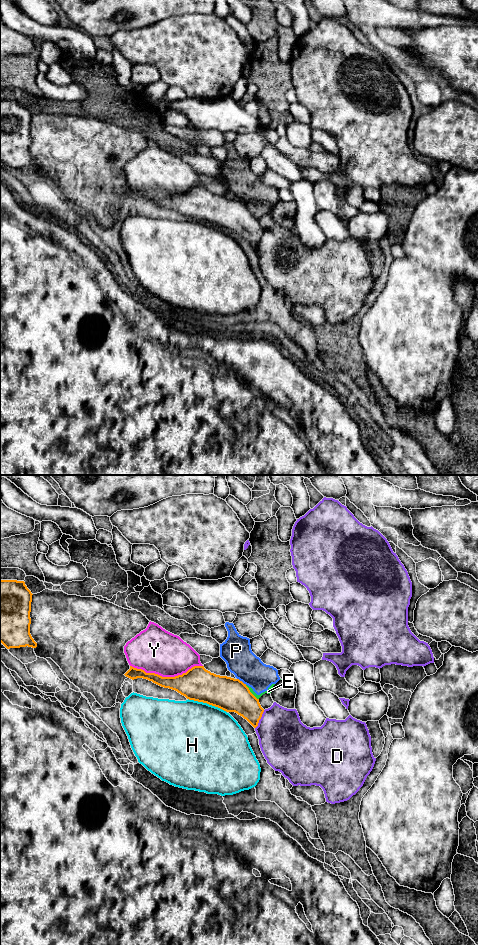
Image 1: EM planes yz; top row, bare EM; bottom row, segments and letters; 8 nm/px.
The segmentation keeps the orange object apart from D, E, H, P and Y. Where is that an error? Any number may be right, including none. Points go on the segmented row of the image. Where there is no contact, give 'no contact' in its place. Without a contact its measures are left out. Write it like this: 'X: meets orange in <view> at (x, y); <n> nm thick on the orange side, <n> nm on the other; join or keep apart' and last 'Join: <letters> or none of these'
D: meets orange in yz at (260, 718); 220 nm thick on the orange side, 400 nm on the other; keep apart
E: meets orange in yz at (250, 692); 280 nm thick on the orange side, 40 nm on the other; keep apart
H: meets orange in yz at (207, 703); 280 nm thick on the orange side, 500 nm on the other; keep apart
P: meets orange in yz at (241, 681); 280 nm thick on the orange side, 240 nm on the other; keep apart
Y: meets orange in yz at (166, 677); 260 nm thick on the orange side, 360 nm on the other; keep apart
Join: none of these

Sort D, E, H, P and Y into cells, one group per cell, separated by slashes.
D / E P / H / Y

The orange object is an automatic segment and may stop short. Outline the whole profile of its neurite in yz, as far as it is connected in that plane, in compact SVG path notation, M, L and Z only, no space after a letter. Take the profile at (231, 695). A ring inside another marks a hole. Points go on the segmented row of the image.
M130 666L124 675L132 680L147 679L161 687L175 690L189 700L207 703L226 712L235 712L254 728L258 726L264 712L259 699L246 684L239 679L211 673L204 666L194 666L175 677L162 677Z

